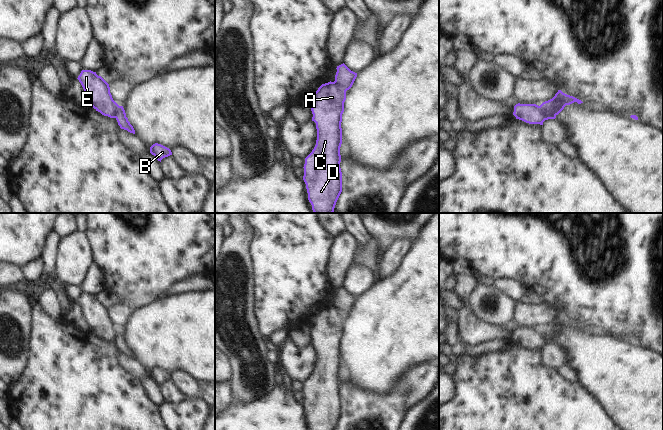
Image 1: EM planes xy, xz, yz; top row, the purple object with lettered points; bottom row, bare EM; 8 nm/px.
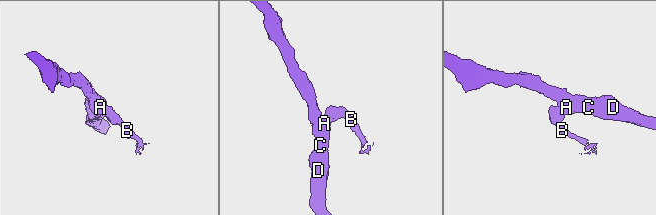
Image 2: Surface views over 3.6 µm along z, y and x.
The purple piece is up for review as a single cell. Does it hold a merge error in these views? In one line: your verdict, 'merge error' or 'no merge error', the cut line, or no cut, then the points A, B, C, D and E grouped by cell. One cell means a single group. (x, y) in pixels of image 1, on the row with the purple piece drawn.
merge error; cut yz (539, 106), (545, 119); groups A C D E / B

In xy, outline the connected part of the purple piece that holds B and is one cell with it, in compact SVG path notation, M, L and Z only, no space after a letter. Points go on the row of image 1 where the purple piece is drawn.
M155 143L150 147L150 153L154 155L160 162L163 158L172 155L172 152L169 148L158 143Z

